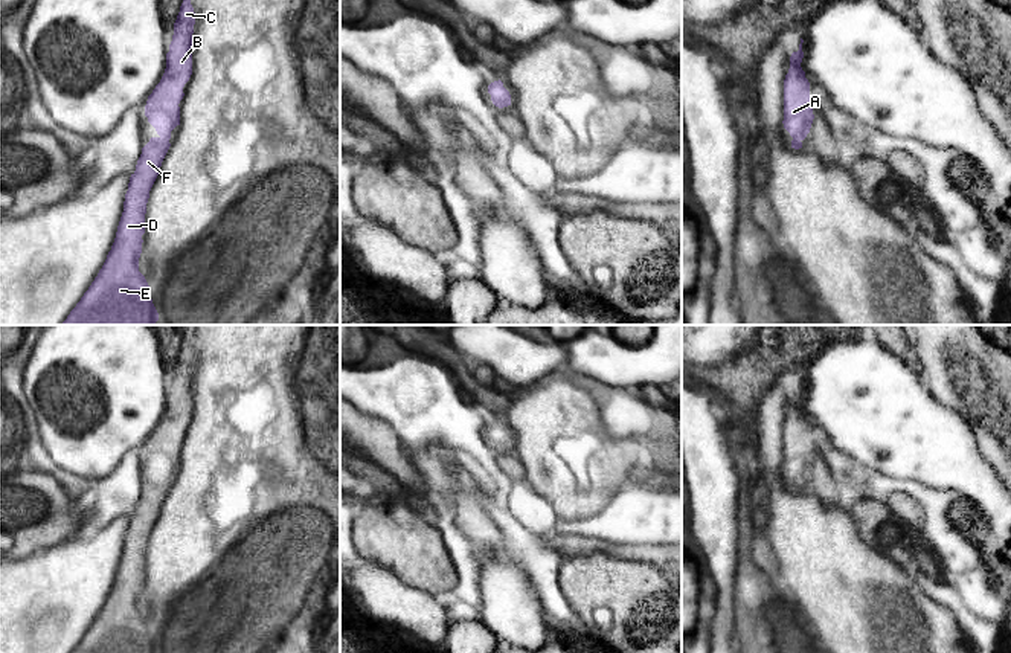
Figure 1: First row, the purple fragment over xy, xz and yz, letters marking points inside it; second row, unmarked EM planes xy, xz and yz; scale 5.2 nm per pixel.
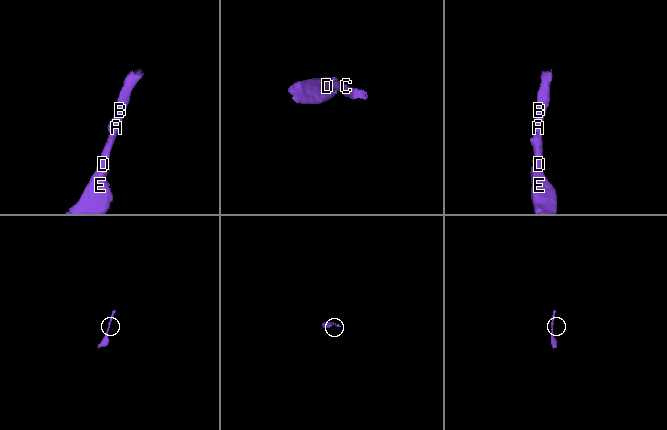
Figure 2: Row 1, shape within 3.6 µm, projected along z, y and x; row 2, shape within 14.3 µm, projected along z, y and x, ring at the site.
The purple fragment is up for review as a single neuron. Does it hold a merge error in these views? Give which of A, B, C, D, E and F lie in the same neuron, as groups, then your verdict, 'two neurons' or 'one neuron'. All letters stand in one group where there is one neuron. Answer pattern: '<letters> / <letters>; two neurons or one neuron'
A B C D E F; one neuron

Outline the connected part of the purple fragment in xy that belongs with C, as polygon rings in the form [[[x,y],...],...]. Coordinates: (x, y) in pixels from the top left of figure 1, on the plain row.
[[[186,334],[174,365],[165,415],[145,447],[145,458],[159,478],[151,479],[142,490],[136,513],[130,519],[111,592],[72,653],[157,653],[149,639],[149,627],[139,613],[139,600],[149,532],[171,488],[171,473],[180,467],[178,446],[192,417],[194,366],[195,354]]]

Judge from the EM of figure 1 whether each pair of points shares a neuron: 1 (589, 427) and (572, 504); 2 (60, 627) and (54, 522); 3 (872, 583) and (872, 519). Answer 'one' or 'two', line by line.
1: one
2: two
3: two

